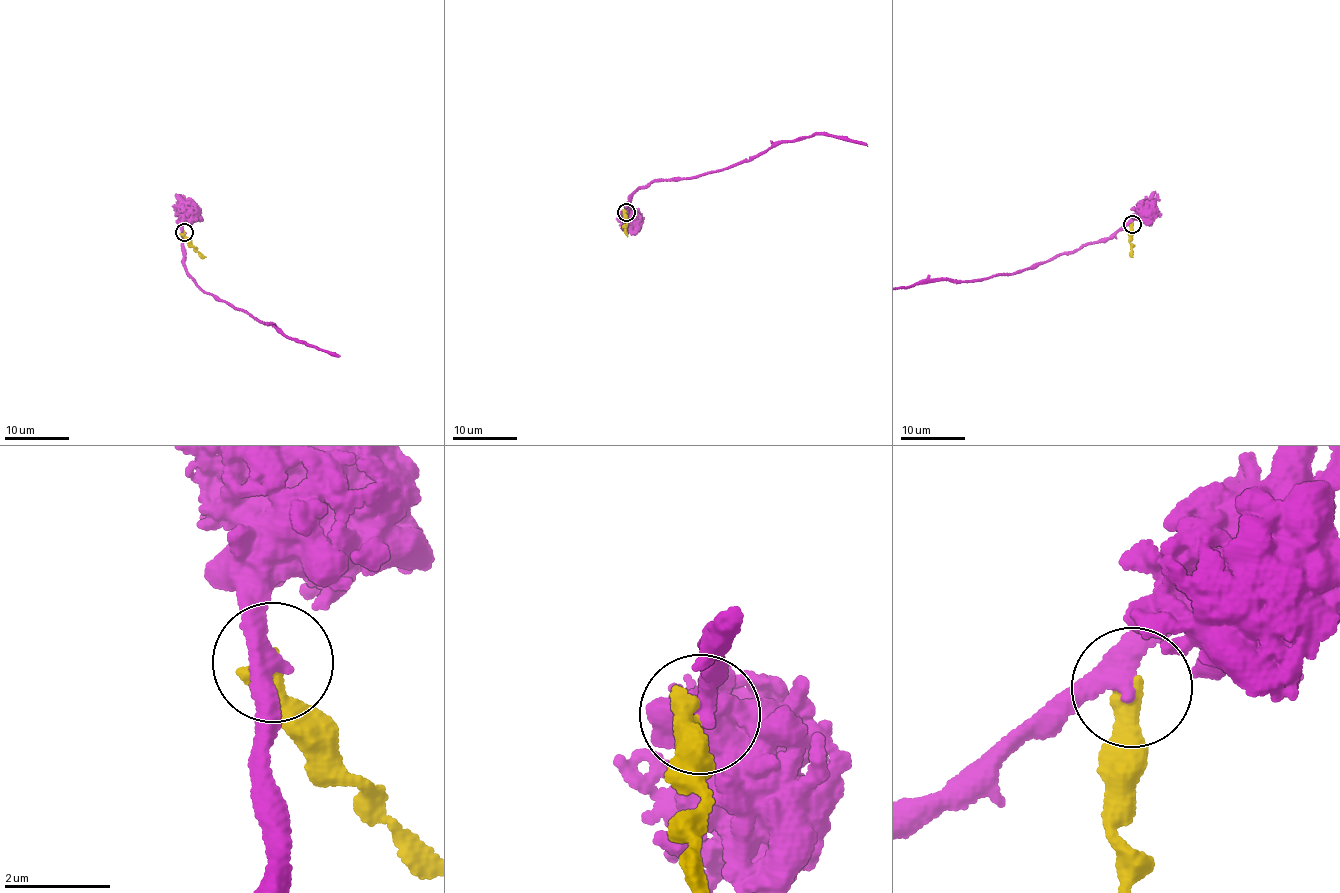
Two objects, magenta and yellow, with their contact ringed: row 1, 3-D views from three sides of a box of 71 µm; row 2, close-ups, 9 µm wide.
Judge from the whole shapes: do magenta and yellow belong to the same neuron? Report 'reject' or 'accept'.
reject

